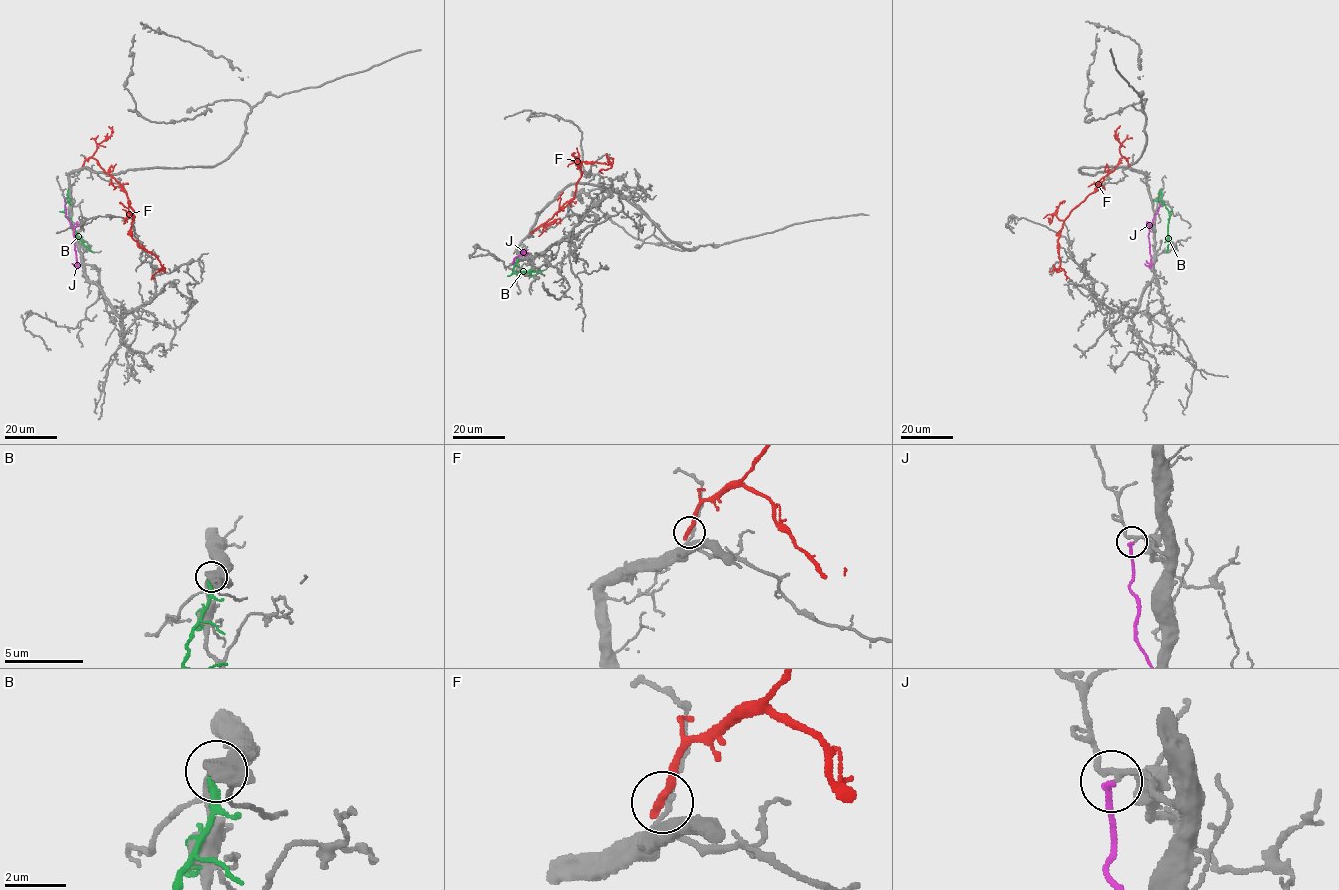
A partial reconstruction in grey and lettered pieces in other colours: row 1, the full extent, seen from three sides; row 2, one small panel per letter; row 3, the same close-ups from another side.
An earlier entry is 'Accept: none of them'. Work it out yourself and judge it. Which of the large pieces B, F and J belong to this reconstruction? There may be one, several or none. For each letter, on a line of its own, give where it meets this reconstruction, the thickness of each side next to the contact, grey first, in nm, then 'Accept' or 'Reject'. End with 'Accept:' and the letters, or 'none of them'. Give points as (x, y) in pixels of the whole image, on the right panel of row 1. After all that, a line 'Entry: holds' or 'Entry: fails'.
B: Touches grey at (1153, 200). Thickness 280 nm (grey) against 280 nm. Reject
F: Touches grey at (1129, 165). Thickness 130 nm (grey) against 280 nm. Reject
J: Touches grey at (1158, 198). Thickness 160 nm (grey) against 200 nm. Reject
Accept: none of them
Entry: holds

